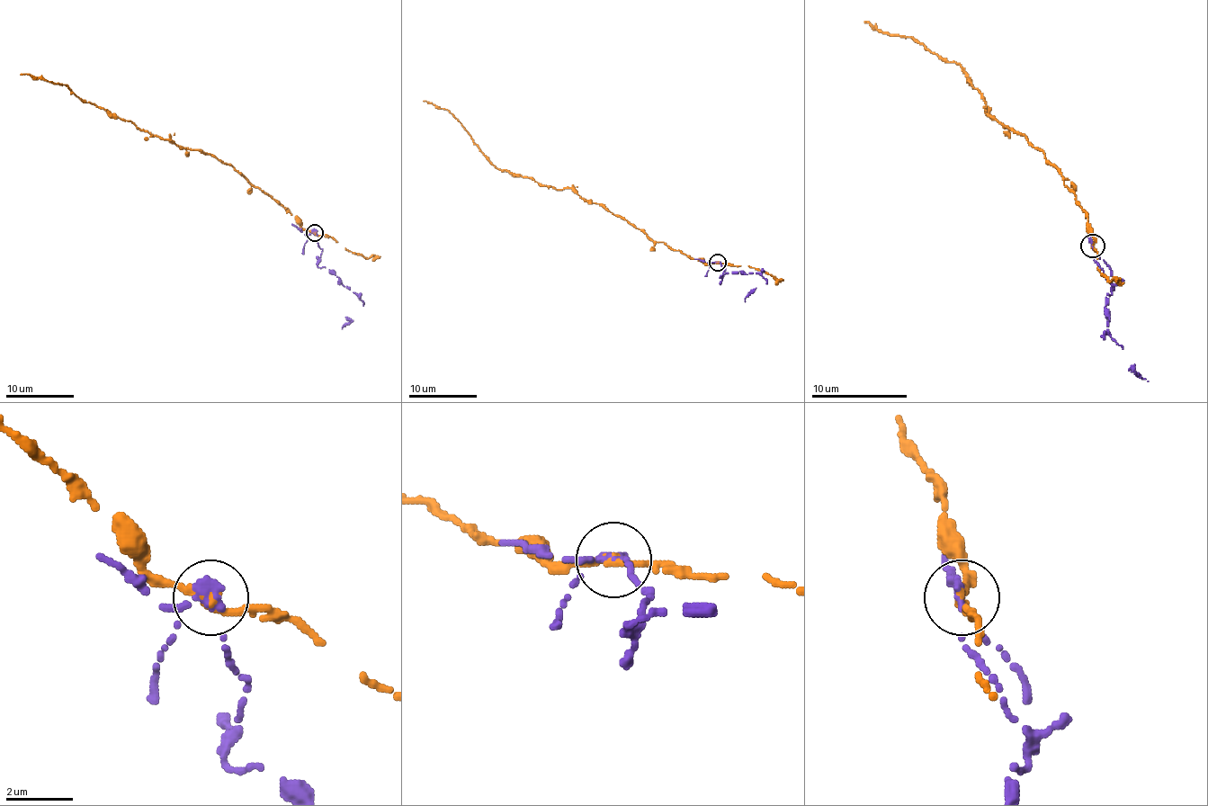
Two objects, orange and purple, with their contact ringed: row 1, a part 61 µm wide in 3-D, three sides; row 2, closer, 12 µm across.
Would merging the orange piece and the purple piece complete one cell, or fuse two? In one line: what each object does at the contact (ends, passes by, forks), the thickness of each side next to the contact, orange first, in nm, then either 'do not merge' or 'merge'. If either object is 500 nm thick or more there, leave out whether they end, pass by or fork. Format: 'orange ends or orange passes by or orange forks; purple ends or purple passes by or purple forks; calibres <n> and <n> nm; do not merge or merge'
orange passes by; purple forks; calibres 240 and 220 nm; do not merge

